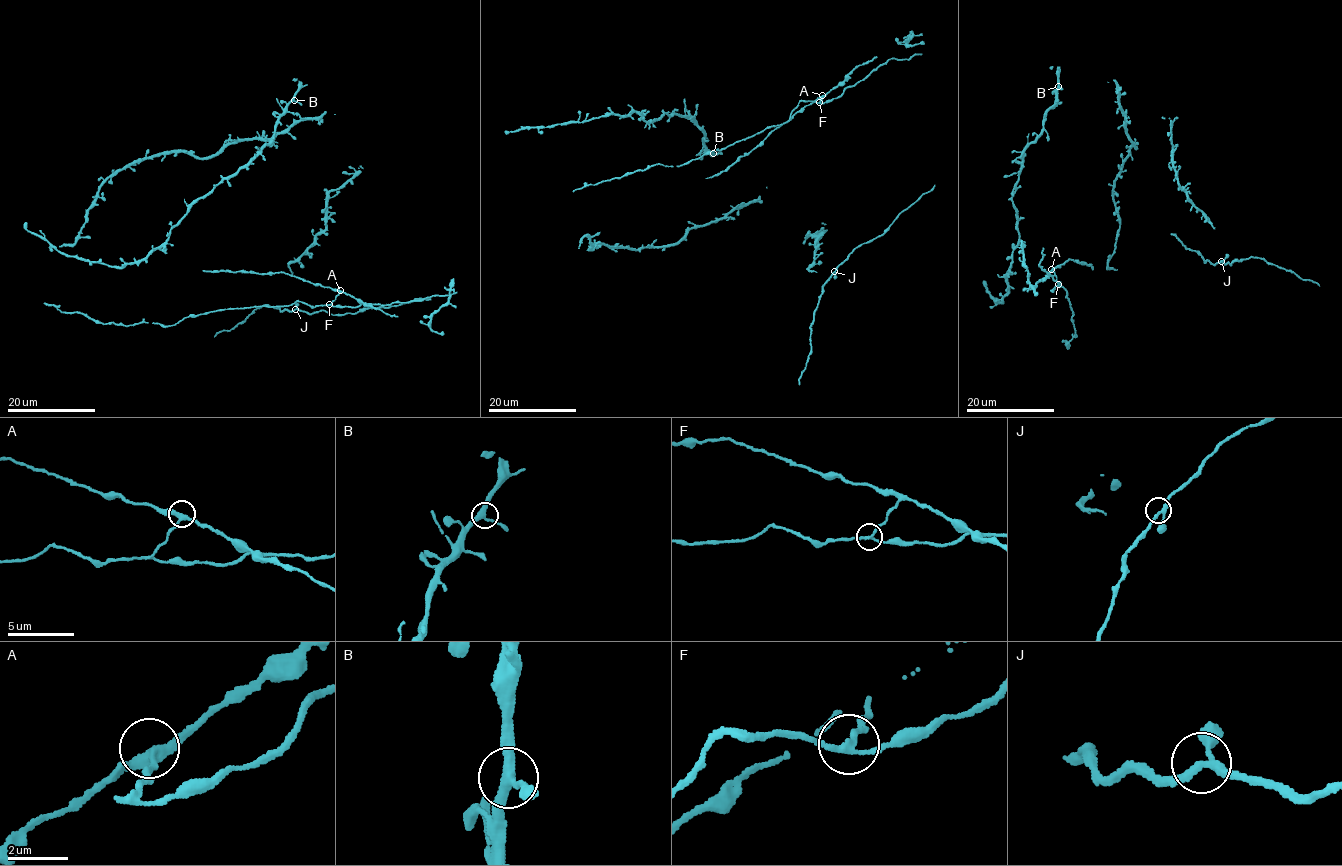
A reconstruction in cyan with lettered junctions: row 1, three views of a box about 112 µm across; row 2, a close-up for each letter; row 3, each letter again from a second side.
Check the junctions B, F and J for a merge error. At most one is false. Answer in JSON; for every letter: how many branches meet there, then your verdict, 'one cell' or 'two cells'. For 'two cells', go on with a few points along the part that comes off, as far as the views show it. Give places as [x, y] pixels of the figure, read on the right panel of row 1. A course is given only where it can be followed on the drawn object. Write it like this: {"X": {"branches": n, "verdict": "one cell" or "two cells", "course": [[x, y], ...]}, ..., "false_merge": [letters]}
{"B": {"branches": 3, "verdict": "one cell"}, "F": {"branches": 3, "verdict": "two cells", "course": [[1058, 284], [1052, 270], [1069, 259], [1092, 268]]}, "J": {"branches": 3, "verdict": "one cell"}, "false_merge": ["F"]}

